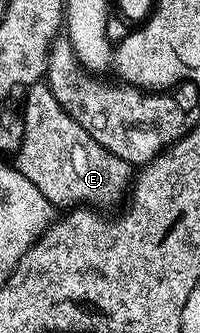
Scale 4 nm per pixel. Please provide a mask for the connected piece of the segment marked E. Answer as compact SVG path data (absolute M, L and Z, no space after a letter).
M45 83L30 86L26 90L27 102L23 105L23 142L19 145L19 161L17 168L49 203L56 207L107 207L119 196L128 192L133 181L133 167L125 159L117 159L109 151L105 151L99 143L93 140L87 131L53 99L51 89Z

